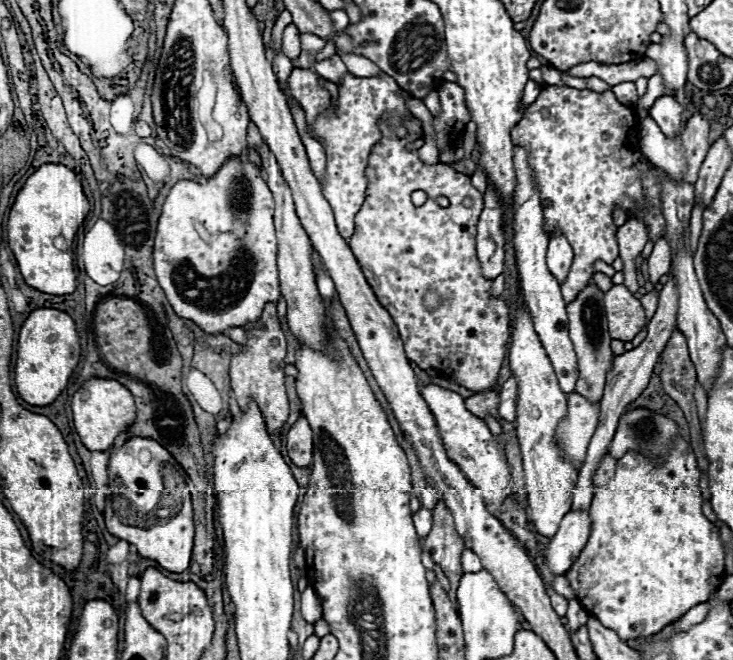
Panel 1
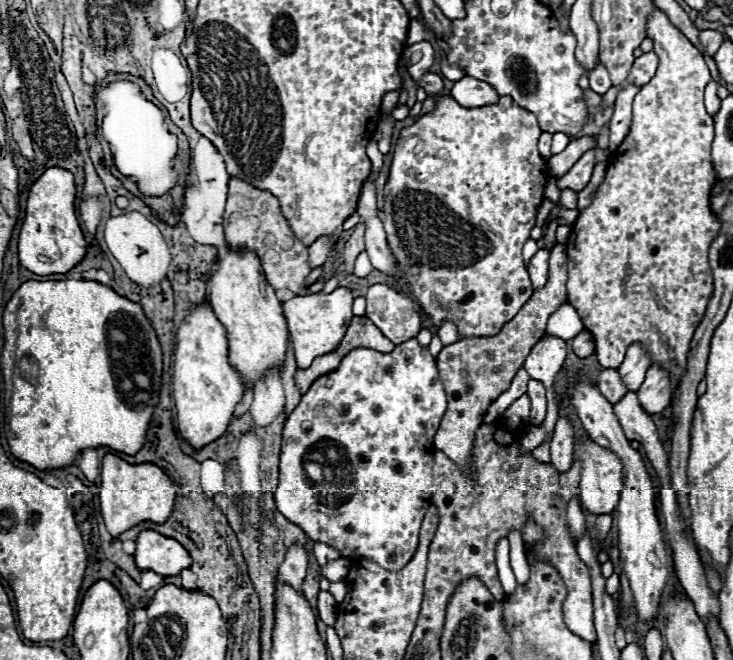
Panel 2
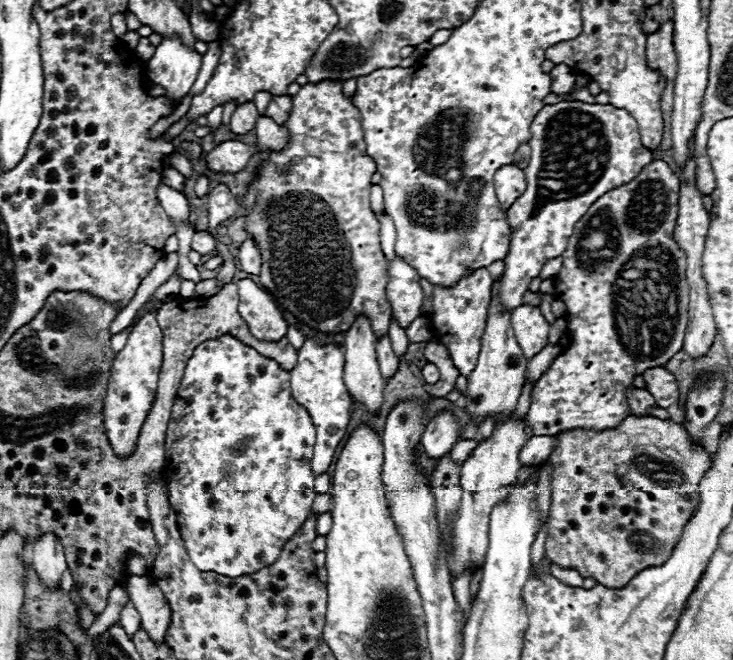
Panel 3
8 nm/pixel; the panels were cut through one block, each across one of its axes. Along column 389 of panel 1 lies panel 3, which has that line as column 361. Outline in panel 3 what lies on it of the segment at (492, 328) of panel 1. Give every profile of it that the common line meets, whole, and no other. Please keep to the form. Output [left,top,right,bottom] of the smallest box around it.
[242,80,390,338]

